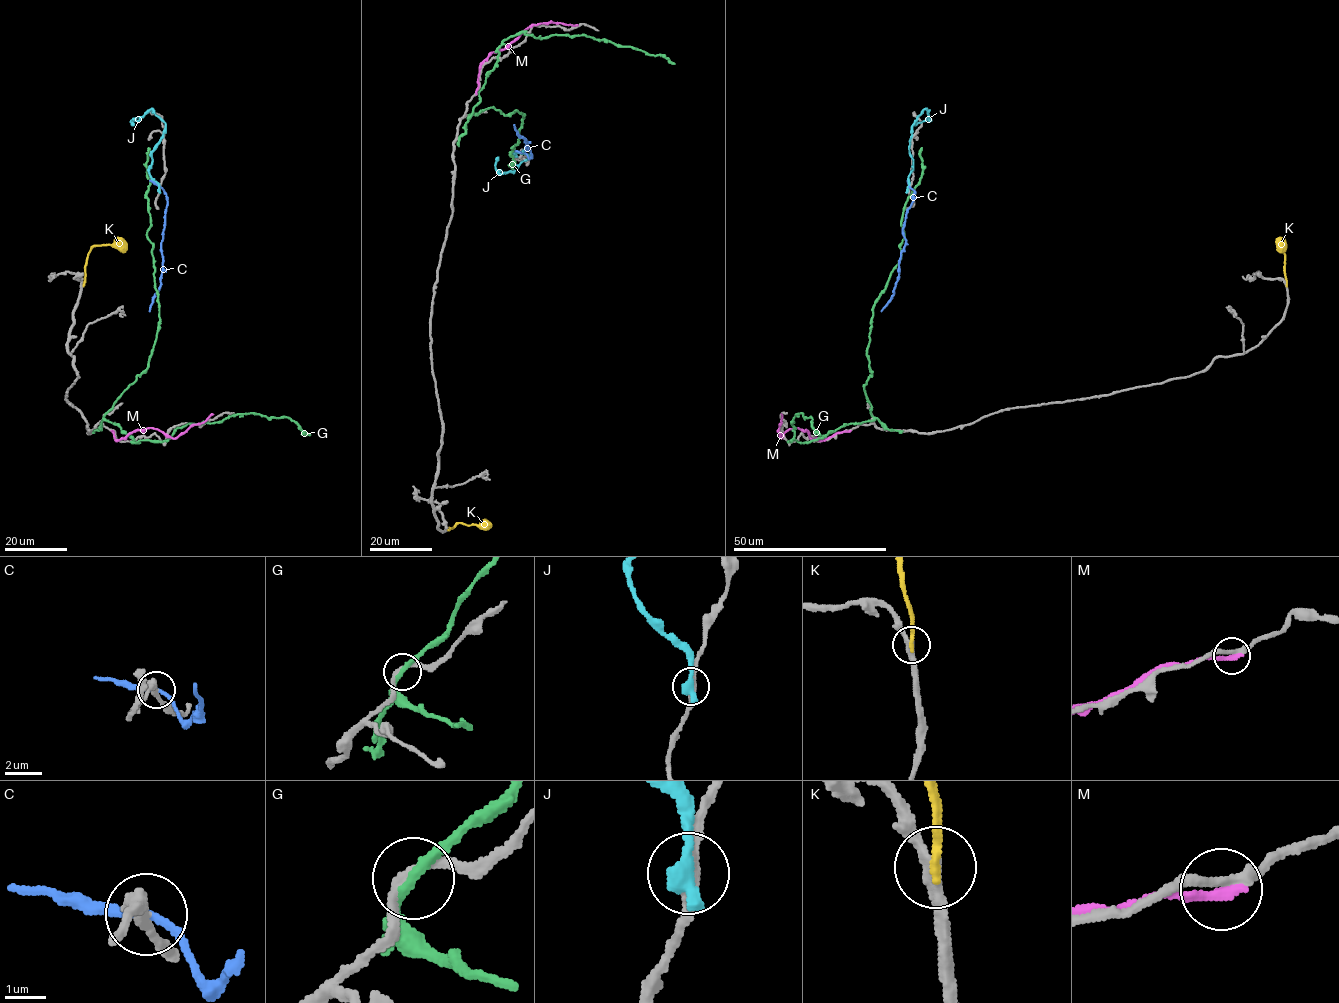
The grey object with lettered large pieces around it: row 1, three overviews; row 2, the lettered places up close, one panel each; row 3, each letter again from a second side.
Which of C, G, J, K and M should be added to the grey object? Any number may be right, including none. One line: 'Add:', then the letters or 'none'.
Add: K

